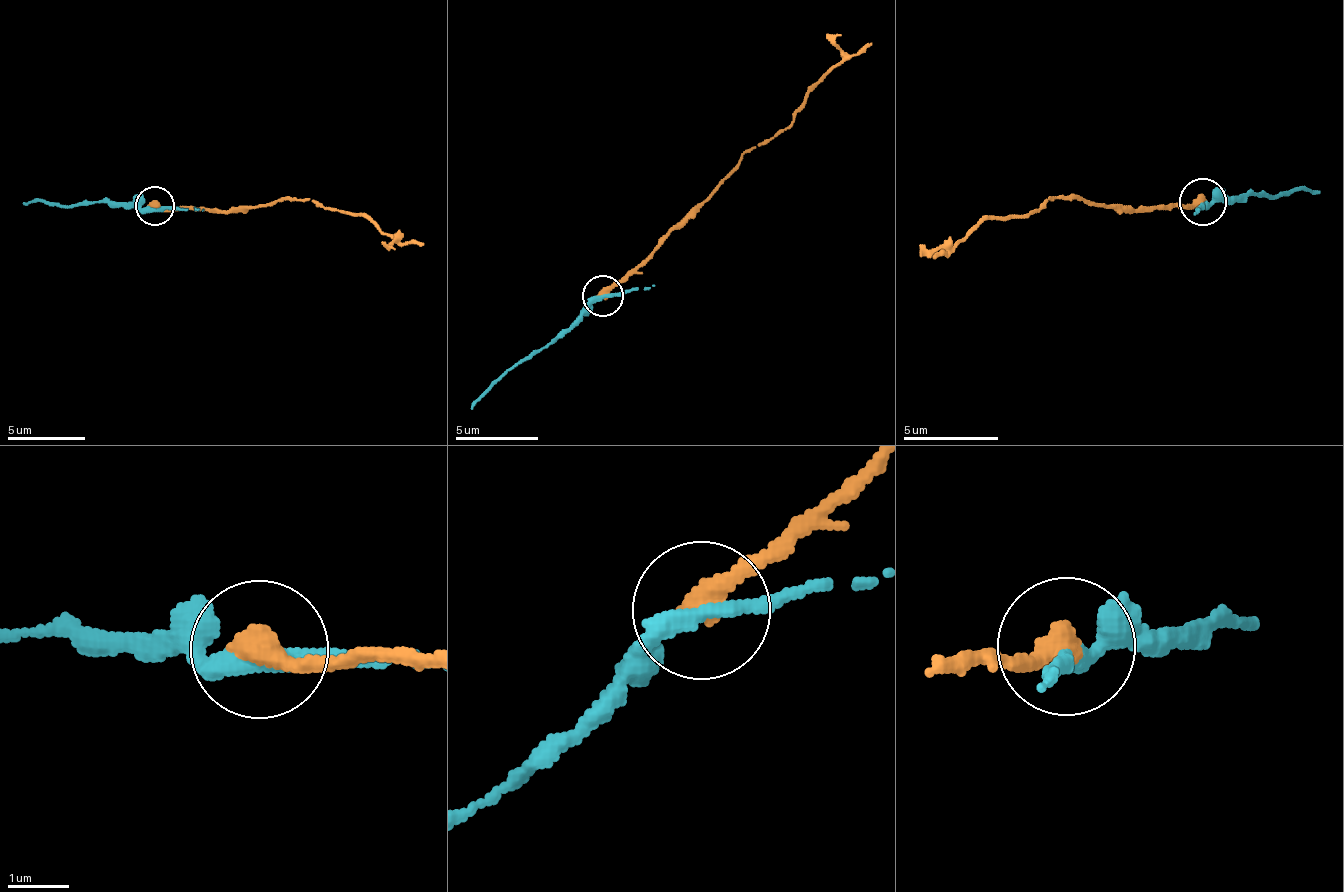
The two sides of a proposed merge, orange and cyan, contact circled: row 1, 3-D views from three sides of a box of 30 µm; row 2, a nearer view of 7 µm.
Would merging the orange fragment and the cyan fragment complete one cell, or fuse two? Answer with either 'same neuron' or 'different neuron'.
different neuron

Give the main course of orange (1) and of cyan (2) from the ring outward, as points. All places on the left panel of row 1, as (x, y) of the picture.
1: (156, 207), (242, 213), (284, 198), (321, 202), (346, 214), (371, 217), (388, 235), (424, 245)
2: (156, 207), (94, 200), (66, 207), (25, 201)

